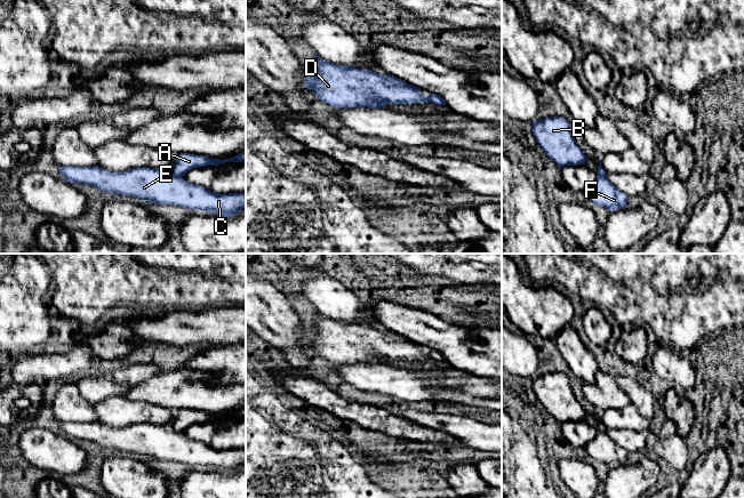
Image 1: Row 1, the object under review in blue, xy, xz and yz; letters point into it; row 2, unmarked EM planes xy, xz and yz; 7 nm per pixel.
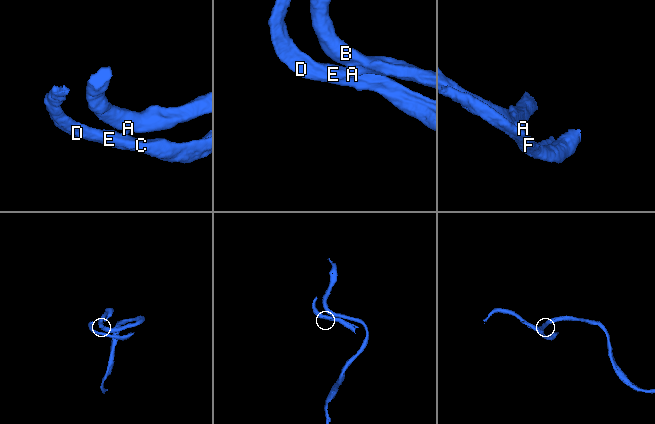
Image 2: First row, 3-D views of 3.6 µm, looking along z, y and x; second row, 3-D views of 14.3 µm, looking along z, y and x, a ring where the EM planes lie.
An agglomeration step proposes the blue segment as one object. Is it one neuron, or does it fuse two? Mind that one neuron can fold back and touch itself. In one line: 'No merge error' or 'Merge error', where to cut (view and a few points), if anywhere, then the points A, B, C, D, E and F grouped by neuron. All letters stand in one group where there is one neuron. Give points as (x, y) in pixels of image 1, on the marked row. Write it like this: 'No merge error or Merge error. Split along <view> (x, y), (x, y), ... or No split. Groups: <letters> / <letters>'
Merge error. Split along xy (174, 173), (182, 177). Groups: A B / C D E F

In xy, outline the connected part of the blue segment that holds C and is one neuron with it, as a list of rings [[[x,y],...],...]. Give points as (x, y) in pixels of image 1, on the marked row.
[[[65,166],[59,167],[59,174],[70,183],[94,186],[103,193],[117,193],[149,203],[178,206],[225,217],[234,216],[246,207],[246,193],[219,194],[175,174],[168,175],[162,169],[141,167],[114,172],[98,166]]]

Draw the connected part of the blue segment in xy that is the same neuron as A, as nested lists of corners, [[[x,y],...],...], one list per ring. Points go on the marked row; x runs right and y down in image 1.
[[[246,151],[237,154],[234,158],[225,160],[209,159],[203,155],[197,155],[190,153],[182,153],[175,156],[176,156],[176,163],[174,167],[174,174],[177,177],[183,177],[187,171],[194,168],[218,166],[225,162],[242,162],[242,161],[246,162]]]

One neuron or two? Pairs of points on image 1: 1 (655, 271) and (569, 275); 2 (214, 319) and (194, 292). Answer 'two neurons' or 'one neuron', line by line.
1: one neuron
2: two neurons

